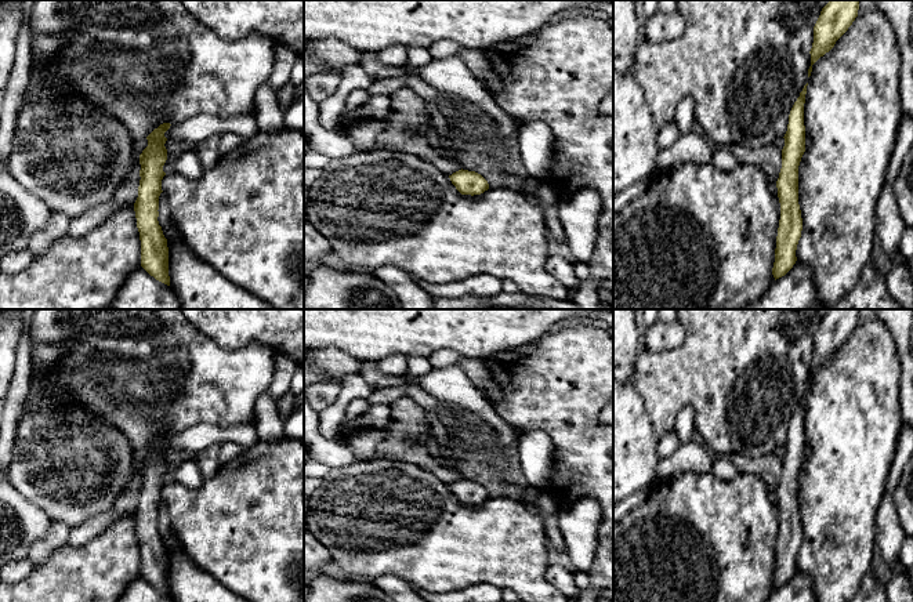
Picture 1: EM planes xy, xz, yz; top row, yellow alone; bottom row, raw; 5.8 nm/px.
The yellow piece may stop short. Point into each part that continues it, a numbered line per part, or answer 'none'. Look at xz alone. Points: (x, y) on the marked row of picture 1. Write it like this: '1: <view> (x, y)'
none

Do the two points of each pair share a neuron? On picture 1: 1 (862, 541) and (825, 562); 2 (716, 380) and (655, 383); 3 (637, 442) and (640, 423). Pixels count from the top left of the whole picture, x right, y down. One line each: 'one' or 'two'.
1: one
2: one
3: one

